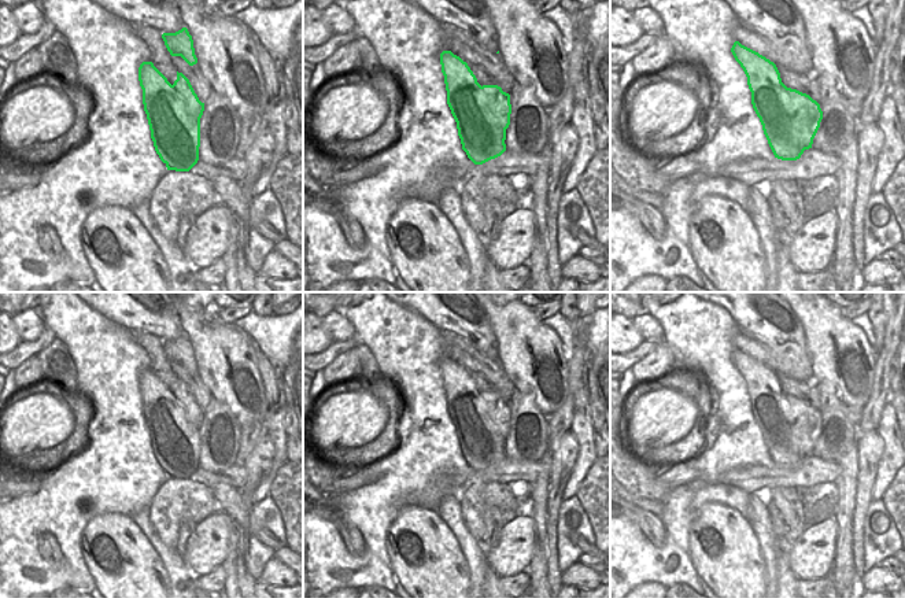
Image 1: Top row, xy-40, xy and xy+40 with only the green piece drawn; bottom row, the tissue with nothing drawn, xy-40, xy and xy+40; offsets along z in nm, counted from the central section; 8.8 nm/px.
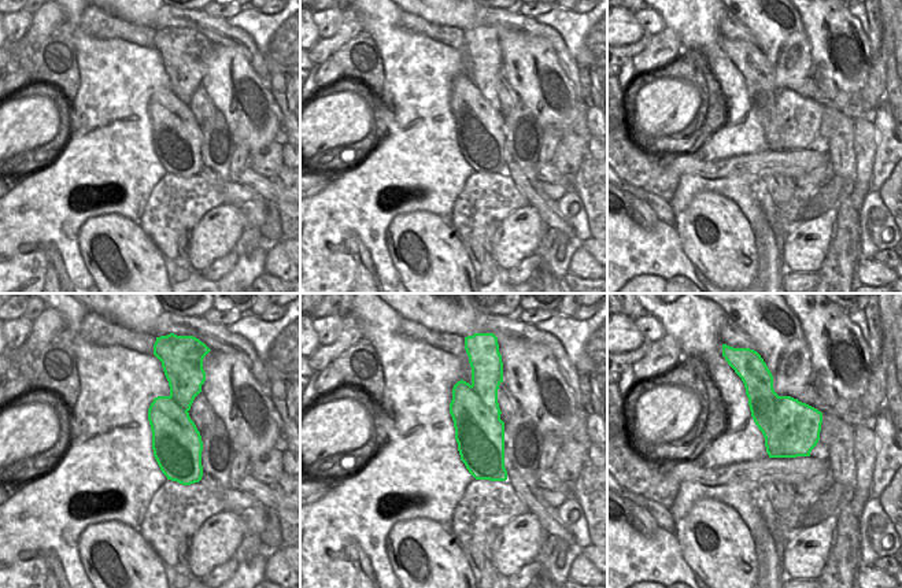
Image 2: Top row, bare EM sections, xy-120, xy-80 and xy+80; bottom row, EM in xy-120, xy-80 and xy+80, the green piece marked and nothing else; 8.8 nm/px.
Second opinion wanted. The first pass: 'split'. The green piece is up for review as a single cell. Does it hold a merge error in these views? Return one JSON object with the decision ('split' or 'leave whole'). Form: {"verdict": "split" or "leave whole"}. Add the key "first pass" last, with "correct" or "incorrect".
{"verdict": "split", "first pass": "correct"}

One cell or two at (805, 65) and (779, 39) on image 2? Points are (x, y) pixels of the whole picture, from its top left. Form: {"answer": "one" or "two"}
{"answer": "one"}

